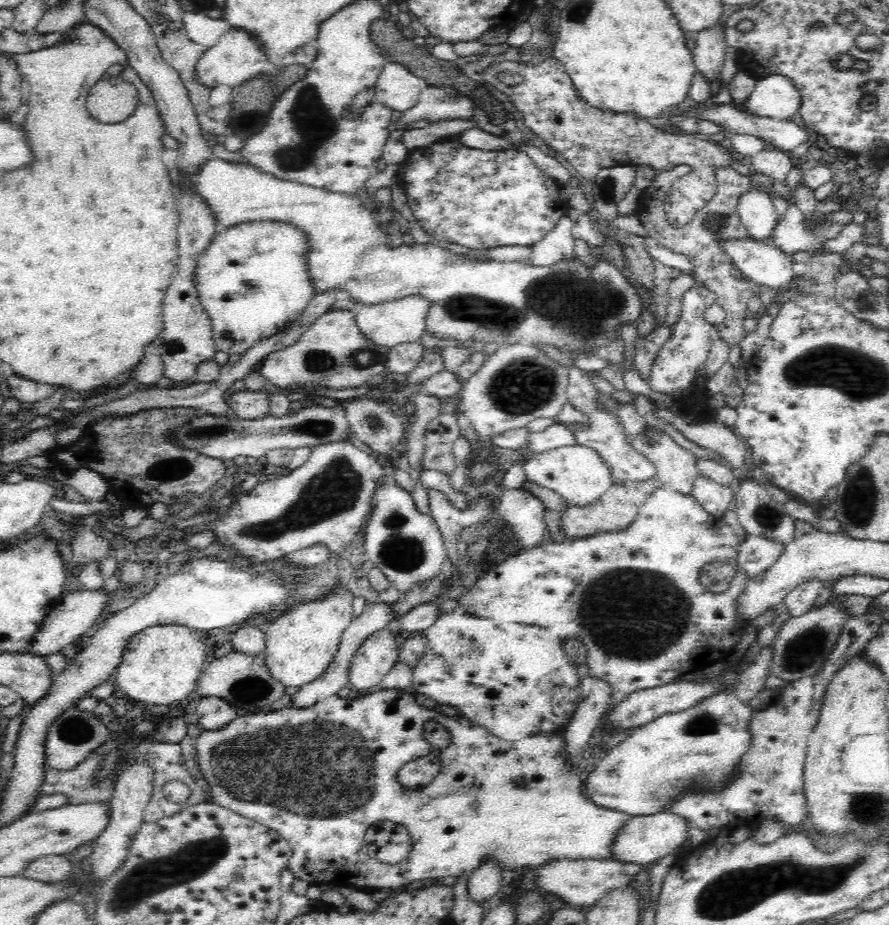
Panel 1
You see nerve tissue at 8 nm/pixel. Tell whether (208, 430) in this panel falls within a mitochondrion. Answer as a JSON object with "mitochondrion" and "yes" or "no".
{"mitochondrion":"yes"}

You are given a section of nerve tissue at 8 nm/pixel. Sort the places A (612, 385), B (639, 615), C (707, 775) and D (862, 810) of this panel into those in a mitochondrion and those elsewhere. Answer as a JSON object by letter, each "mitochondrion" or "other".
{"A":"other","B":"mitochondrion","C":"mitochondrion","D":"mitochondrion"}

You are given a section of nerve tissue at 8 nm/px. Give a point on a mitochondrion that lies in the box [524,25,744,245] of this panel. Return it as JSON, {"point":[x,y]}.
{"point":[716,222]}

